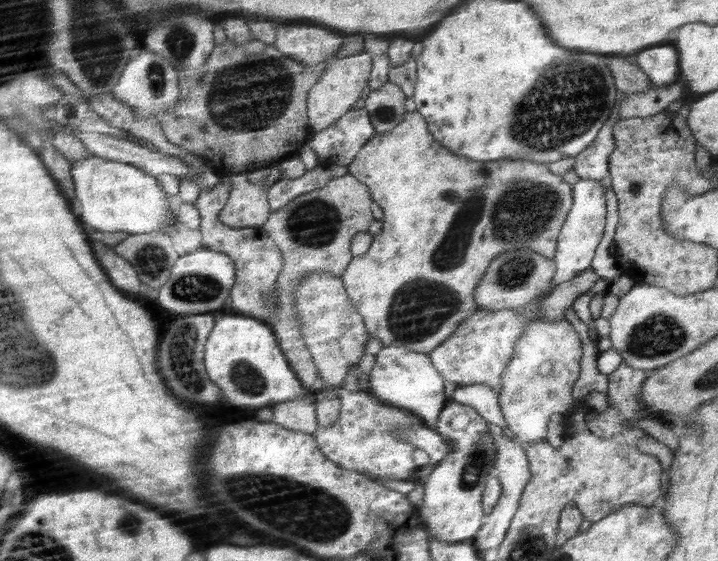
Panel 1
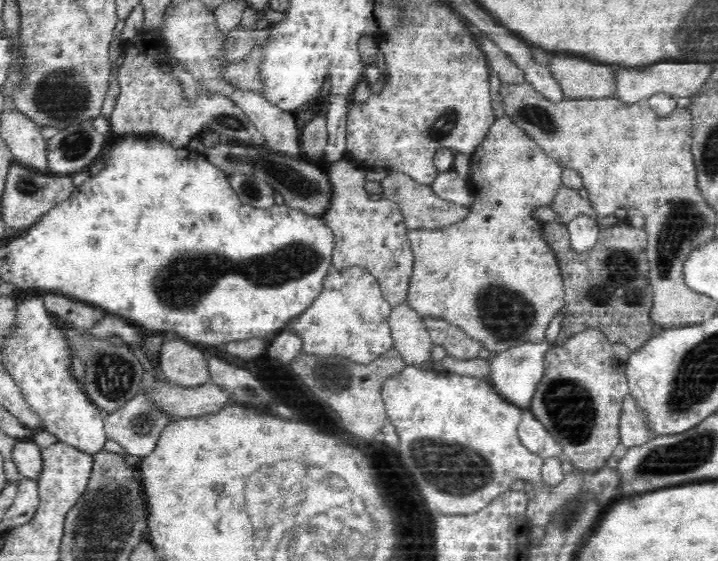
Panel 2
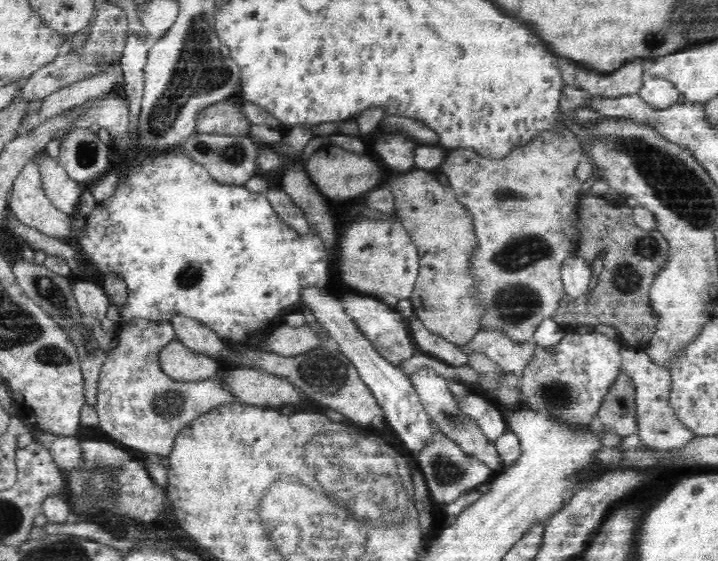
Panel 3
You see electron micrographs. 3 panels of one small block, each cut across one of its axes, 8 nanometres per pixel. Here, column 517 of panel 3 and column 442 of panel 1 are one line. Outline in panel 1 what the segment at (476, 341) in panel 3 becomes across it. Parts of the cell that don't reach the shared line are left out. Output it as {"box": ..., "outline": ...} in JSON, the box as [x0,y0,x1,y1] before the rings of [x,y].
{"box":[428,267,598,396],"outline":[[[589,267],[572,280],[553,286],[549,294],[539,300],[538,316],[524,316],[518,313],[517,309],[511,308],[502,310],[478,308],[478,312],[462,322],[452,337],[428,353],[432,364],[446,381],[454,382],[457,386],[486,384],[497,396],[500,395],[502,374],[512,360],[514,344],[523,338],[532,320],[543,318],[550,323],[565,320],[566,310],[570,310],[576,298],[587,292],[588,288],[592,288],[592,284],[596,282],[598,276],[592,270],[593,268]]]}

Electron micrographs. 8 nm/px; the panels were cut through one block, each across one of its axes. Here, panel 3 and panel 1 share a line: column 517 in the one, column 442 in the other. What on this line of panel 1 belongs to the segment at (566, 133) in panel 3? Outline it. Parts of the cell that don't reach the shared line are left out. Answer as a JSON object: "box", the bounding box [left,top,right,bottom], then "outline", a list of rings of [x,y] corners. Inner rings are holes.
{"box":[342,111,573,353],"outline":[[[418,111],[408,112],[402,124],[396,125],[390,132],[378,133],[368,141],[364,148],[356,156],[356,160],[347,166],[348,173],[358,182],[365,183],[372,192],[373,201],[377,202],[384,212],[382,229],[373,237],[373,242],[368,251],[362,256],[356,256],[349,263],[349,267],[342,274],[345,290],[348,292],[352,304],[357,307],[364,319],[365,326],[373,338],[382,341],[383,346],[402,346],[412,352],[429,353],[437,348],[442,342],[448,340],[460,327],[461,323],[478,312],[478,306],[474,300],[474,291],[479,283],[484,279],[490,264],[494,258],[498,258],[502,253],[511,251],[513,253],[530,249],[545,255],[545,258],[554,259],[557,254],[557,237],[560,236],[562,225],[565,224],[566,217],[573,206],[573,186],[564,180],[562,175],[554,174],[548,165],[532,161],[501,159],[500,161],[480,162],[474,159],[464,158],[462,155],[454,154],[453,151],[446,150],[429,133],[427,124]],[[492,214],[498,214],[498,226],[496,220],[492,220]]]}

